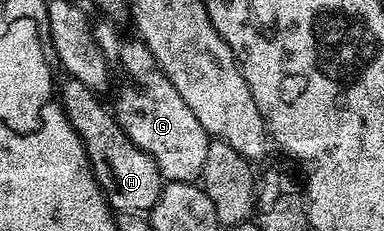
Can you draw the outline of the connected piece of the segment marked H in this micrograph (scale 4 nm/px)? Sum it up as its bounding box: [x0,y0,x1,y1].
[58,78,162,214]

